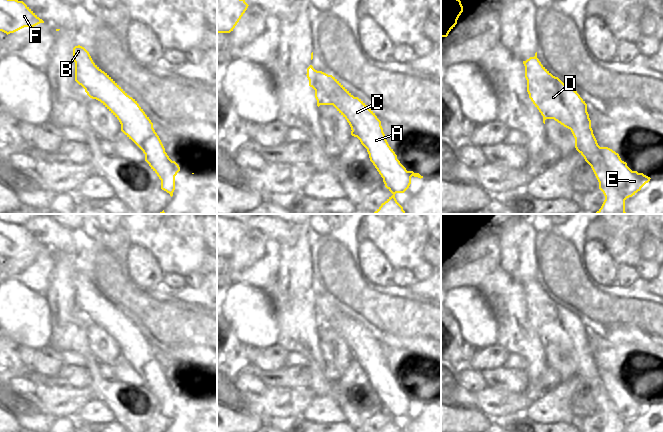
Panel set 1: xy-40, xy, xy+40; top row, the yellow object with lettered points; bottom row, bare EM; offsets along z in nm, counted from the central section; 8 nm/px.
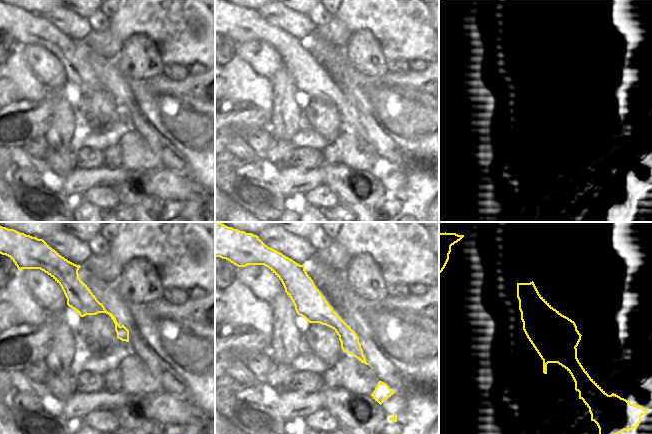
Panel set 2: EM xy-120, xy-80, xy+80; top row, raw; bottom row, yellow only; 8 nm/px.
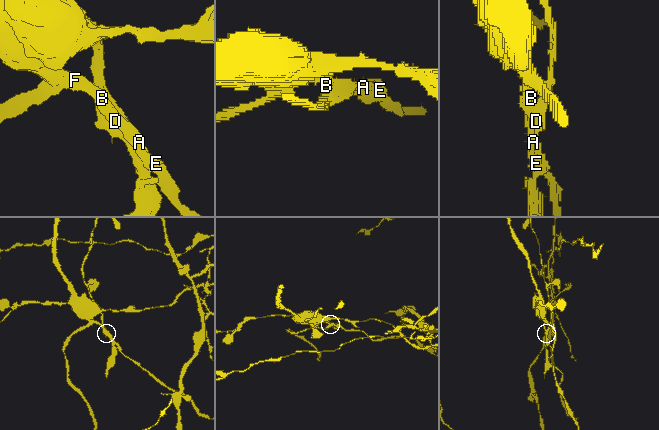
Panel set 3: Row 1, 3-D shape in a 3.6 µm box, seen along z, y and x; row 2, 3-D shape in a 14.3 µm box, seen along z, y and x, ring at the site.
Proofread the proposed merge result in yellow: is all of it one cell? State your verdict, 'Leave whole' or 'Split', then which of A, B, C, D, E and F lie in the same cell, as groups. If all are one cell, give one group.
Split. Groups: A B C E F / D.

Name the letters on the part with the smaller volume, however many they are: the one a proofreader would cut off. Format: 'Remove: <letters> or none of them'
Remove: D

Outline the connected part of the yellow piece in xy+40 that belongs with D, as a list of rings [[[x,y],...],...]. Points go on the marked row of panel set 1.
[[[537,52],[534,57],[523,61],[525,66],[525,78],[527,80],[527,92],[529,98],[543,116],[543,123],[546,119],[554,119],[564,127],[571,130],[575,138],[575,148],[584,157],[585,161],[591,166],[598,182],[599,189],[603,192],[605,200],[601,208],[595,214],[626,214],[626,197],[620,190],[617,182],[609,172],[609,168],[599,150],[597,143],[585,132],[581,122],[582,115],[577,116],[577,121],[573,120],[571,114],[571,104],[574,97],[580,95],[574,89],[568,87],[563,82],[558,81],[539,61]]]

